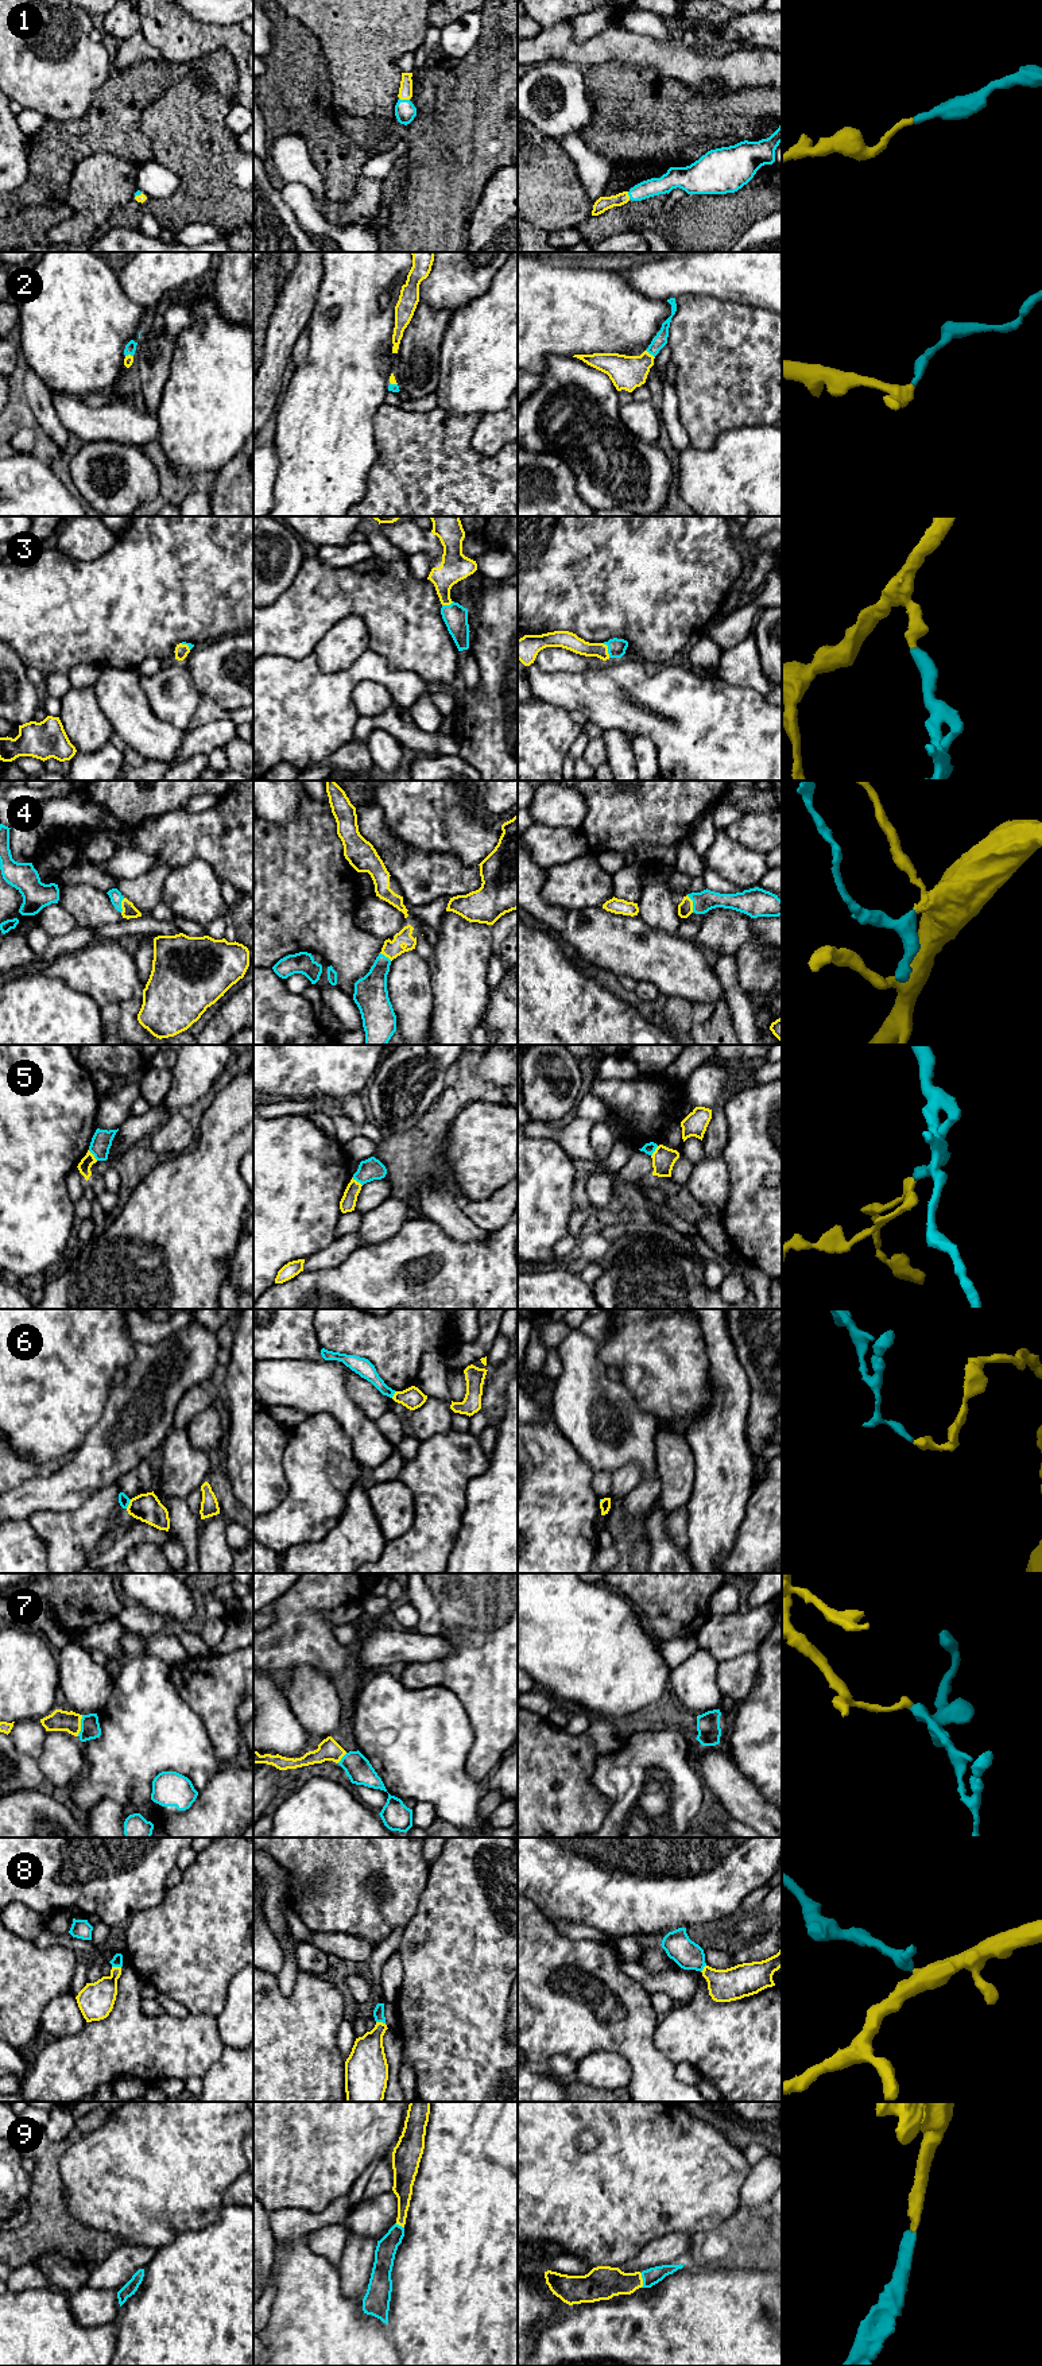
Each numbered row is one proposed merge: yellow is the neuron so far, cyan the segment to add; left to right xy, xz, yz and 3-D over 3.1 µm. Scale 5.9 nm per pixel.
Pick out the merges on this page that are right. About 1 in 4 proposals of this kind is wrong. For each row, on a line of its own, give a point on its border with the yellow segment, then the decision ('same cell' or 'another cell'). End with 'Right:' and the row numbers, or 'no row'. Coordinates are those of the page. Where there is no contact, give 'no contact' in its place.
1: xz (405, 99) | same cell
2: yz (649, 353) | same cell
3: yz (607, 650) | same cell
4: yz (692, 903) | same cell
5: xy (93, 1156) | another cell
6: xy (130, 1503) | another cell
7: xy (80, 1726) | same cell
8: xy (116, 1967) | same cell
9: yz (642, 2280) | same cell
Right: 1, 2, 3, 4, 7, 8, 9

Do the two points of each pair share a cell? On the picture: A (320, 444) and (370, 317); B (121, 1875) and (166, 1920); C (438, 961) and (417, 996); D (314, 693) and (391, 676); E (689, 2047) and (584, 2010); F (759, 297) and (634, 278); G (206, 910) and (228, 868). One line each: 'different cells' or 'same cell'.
A: same cell
B: different cells
C: different cells
D: same cell
E: different cells
F: same cell
G: different cells

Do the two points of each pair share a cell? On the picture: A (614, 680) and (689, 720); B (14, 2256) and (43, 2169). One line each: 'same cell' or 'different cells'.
A: same cell
B: same cell

